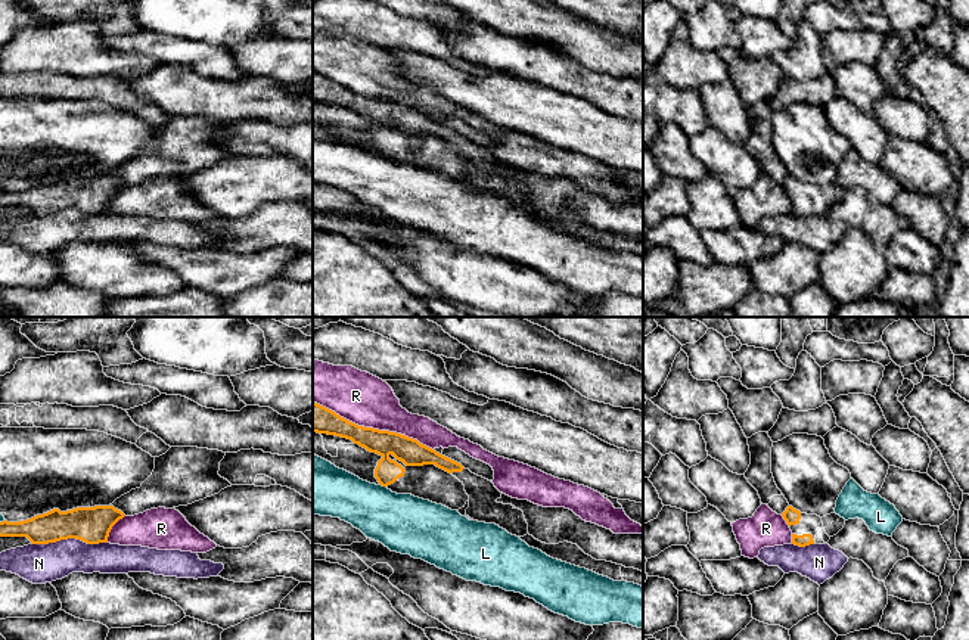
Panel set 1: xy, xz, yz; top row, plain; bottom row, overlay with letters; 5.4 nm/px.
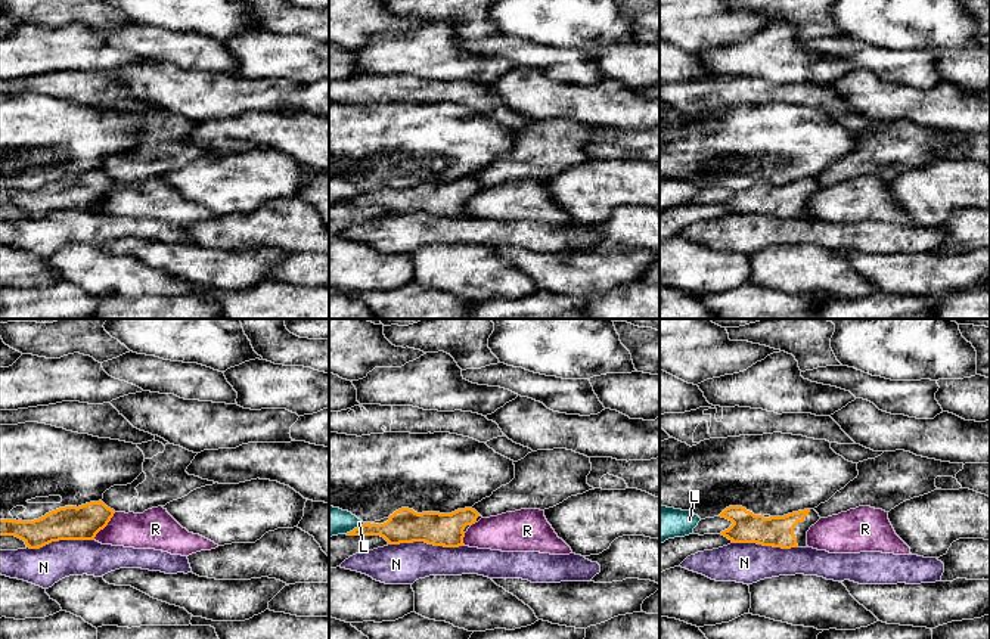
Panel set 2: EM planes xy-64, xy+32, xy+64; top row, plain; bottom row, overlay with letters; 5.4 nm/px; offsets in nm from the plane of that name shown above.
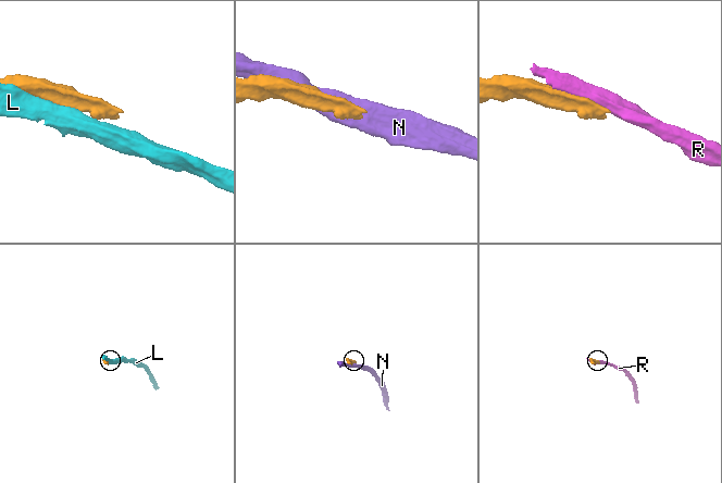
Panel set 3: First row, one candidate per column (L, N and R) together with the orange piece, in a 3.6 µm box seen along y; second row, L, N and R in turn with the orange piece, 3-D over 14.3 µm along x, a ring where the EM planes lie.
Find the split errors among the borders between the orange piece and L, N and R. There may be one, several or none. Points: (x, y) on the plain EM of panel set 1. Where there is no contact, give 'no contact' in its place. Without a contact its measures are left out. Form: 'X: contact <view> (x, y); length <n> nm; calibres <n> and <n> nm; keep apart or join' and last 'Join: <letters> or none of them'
L: contact xz (384, 155); length 40 nm; calibres 150 and 320 nm; keep apart
N: contact xy (70, 207); length 400 nm; calibres 200 and 220 nm; keep apart
R: contact xz (372, 98); length 700 nm; calibres 150 and 280 nm; keep apart
Join: none of them

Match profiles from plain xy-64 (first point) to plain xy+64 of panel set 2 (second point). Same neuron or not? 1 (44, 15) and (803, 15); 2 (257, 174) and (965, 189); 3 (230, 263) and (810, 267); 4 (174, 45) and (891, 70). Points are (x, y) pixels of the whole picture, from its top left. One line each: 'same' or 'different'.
1: same
2: same
3: different
4: same

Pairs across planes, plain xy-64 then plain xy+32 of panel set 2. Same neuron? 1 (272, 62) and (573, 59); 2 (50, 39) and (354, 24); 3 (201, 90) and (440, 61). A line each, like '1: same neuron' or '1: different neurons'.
1: different neurons
2: different neurons
3: different neurons

